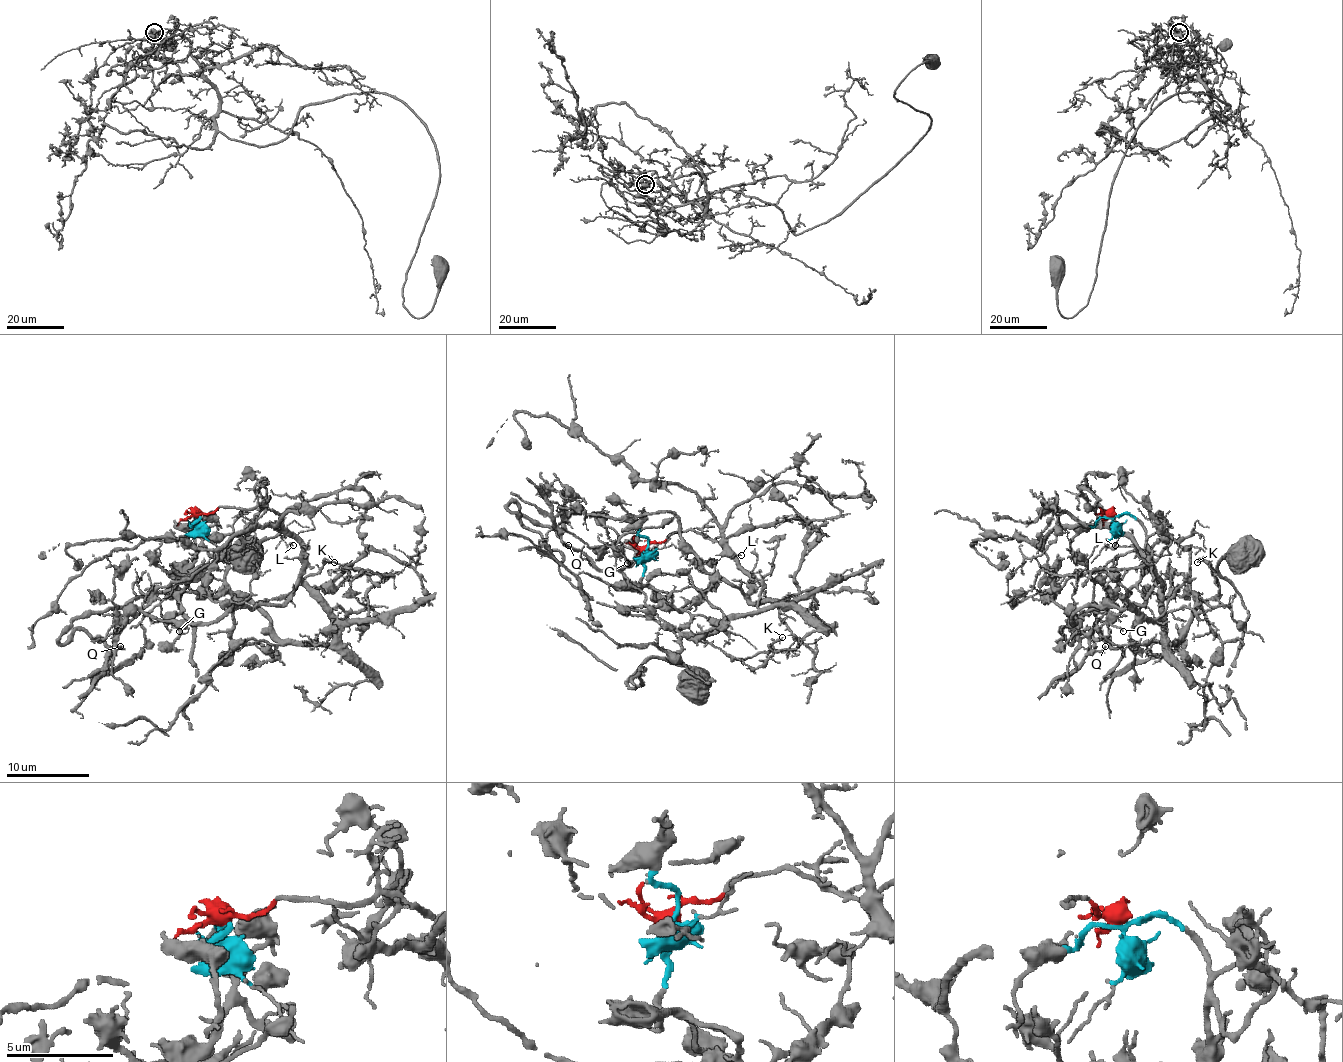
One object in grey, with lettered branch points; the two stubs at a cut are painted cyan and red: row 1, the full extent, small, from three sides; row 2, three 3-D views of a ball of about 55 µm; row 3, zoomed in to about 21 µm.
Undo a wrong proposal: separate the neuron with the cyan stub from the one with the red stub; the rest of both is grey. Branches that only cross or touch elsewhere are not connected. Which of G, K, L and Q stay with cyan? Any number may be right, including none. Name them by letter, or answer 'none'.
G

